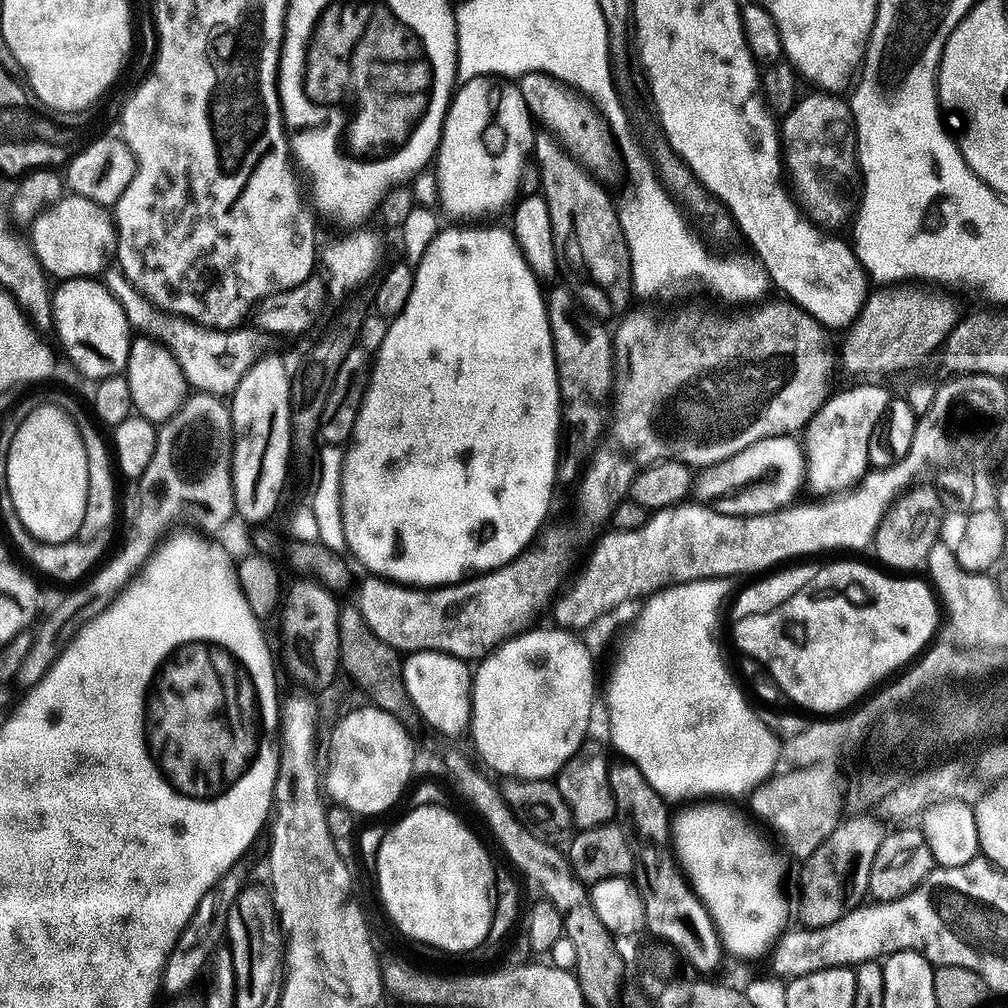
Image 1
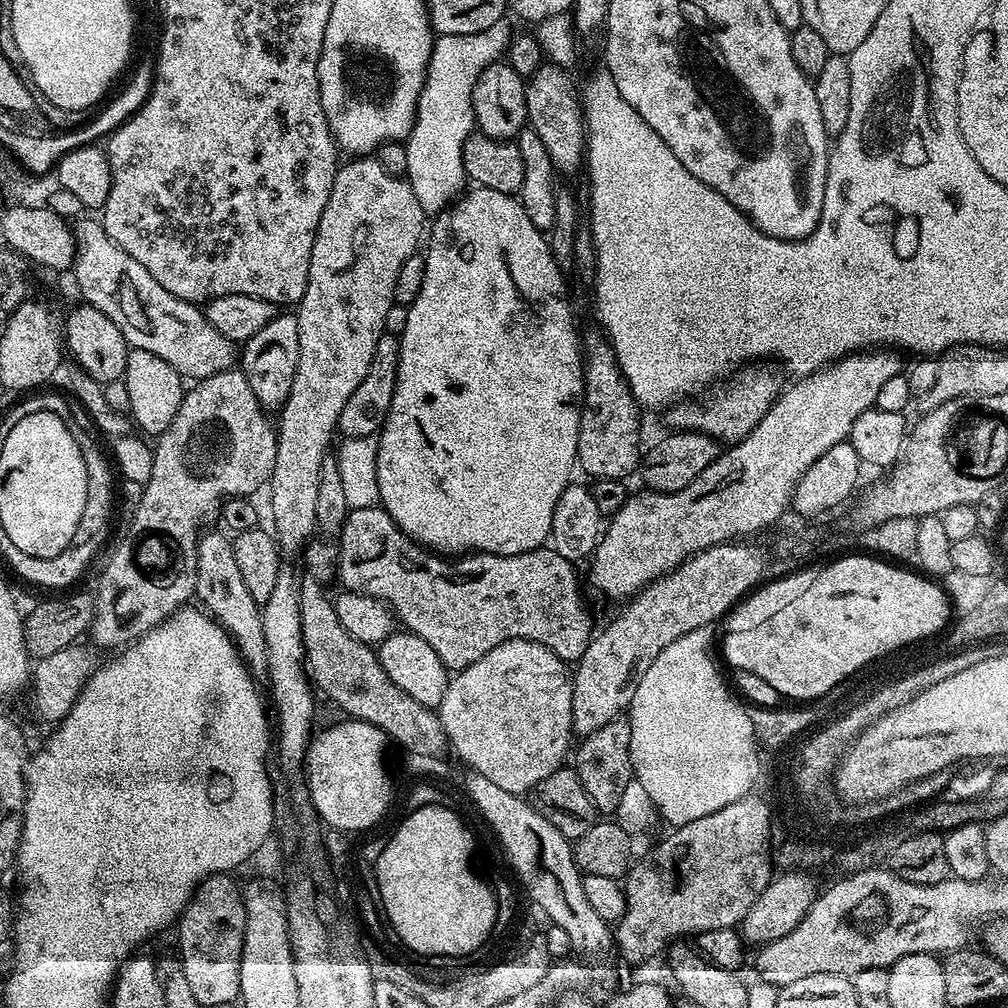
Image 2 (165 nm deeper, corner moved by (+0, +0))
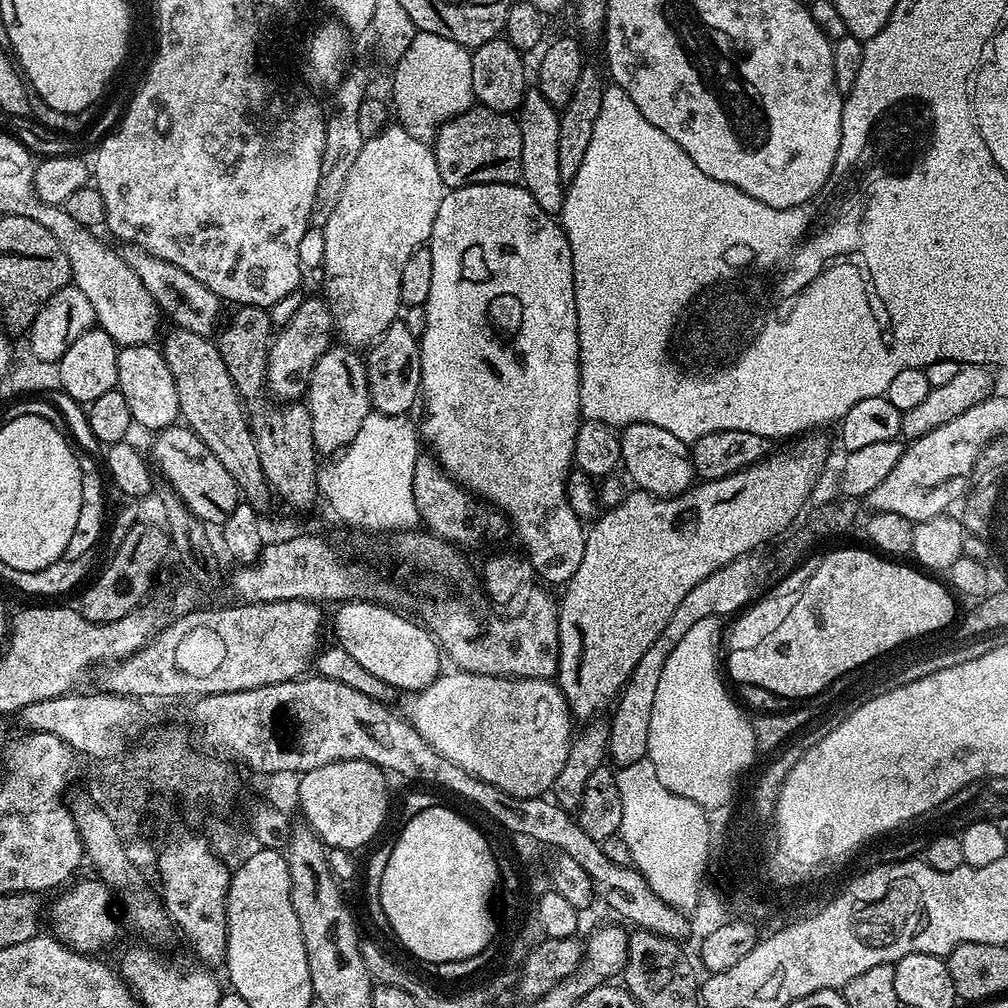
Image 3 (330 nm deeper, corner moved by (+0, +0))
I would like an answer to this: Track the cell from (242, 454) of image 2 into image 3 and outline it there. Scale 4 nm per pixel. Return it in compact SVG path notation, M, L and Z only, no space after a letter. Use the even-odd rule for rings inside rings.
M319 295L301 299L298 310L294 310L294 318L290 318L290 322L286 322L275 333L272 341L272 347L268 350L268 378L266 381L267 387L272 388L271 395L279 398L284 402L296 402L307 393L308 390L308 375L311 374L312 368L316 365L316 360L323 352L328 351L330 341L334 334L334 325L332 322L332 310L328 306L327 299L321 298Z

